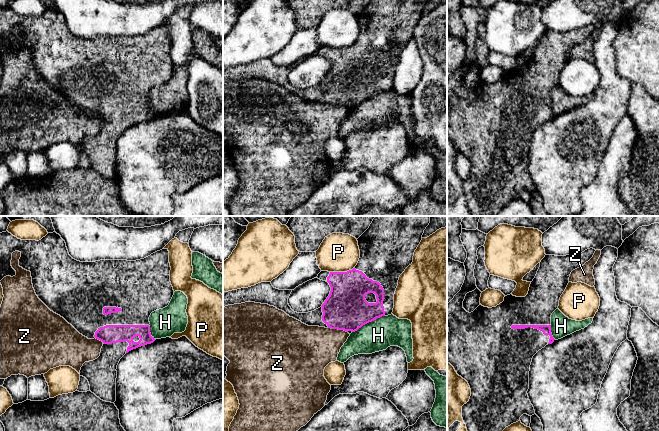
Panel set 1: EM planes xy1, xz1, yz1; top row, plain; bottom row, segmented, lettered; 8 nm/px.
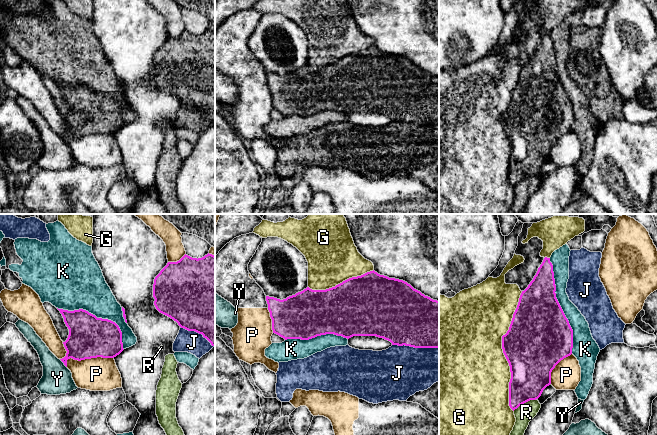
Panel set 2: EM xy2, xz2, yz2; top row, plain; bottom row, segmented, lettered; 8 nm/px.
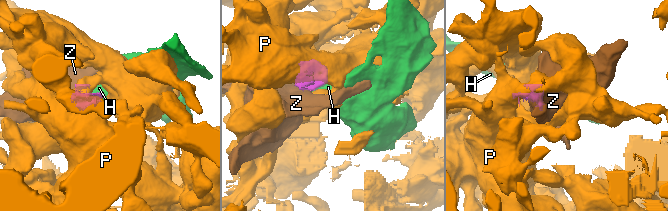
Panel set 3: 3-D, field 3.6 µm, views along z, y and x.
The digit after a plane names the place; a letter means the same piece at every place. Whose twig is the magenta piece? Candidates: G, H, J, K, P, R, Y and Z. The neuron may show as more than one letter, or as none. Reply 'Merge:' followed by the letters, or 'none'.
Merge: none

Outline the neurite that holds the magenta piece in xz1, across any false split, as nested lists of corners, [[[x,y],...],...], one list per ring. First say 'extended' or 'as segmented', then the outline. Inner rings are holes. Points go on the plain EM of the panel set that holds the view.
extended | [[[370,0],[357,15],[360,34],[357,41],[347,48],[321,47],[317,54],[329,59],[331,67],[322,82],[312,88],[294,88],[288,80],[292,66],[279,66],[271,58],[261,58],[248,64],[223,69],[223,83],[245,78],[274,82],[308,102],[344,106],[351,110],[363,101],[382,92],[391,91],[394,70],[400,51],[412,40],[414,28],[429,0]]]

